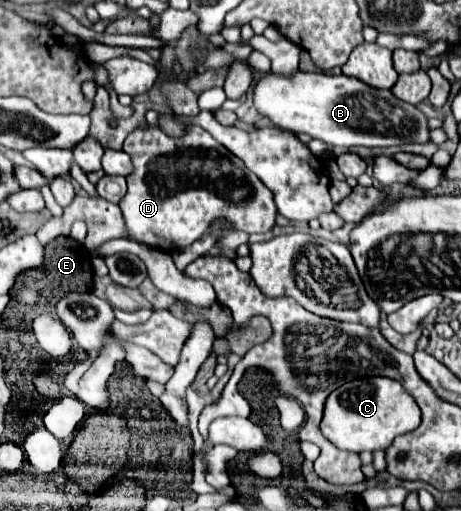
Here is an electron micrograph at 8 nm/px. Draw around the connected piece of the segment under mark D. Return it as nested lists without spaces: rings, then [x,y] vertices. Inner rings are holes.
[[[192,125],[182,137],[168,137],[158,127],[136,129],[126,137],[124,151],[130,155],[134,171],[126,177],[128,191],[120,201],[120,209],[126,219],[128,235],[134,241],[154,249],[182,249],[194,243],[196,237],[204,235],[210,223],[222,215],[234,225],[234,229],[246,233],[266,233],[272,229],[276,217],[272,191],[244,167],[242,159],[232,155],[202,127]]]

